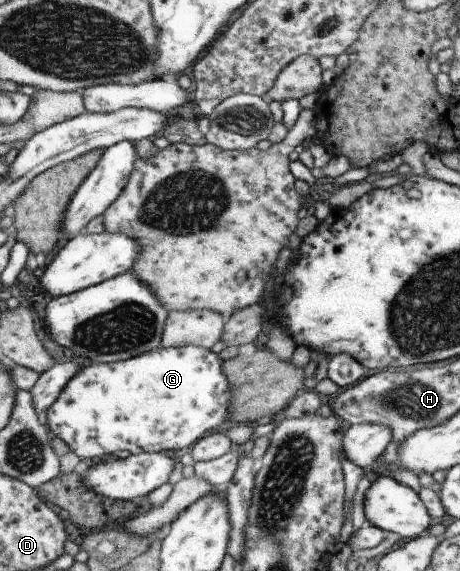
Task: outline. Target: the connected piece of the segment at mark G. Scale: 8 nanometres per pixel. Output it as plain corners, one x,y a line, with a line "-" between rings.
185,346
184,348
163,348
157,349
127,358
126,360
119,360
109,363
83,363
83,367
70,377
70,380
61,388
57,399
46,410
47,418
45,425
51,436
61,439
65,445
70,449
71,453
78,456
80,460
89,461
93,456
99,460
106,458
115,453
115,451
129,451
130,454
138,454
139,452
164,452
173,453
181,447
191,445
193,441
197,441
201,436
205,435
209,429
217,427
220,423
228,420
228,401
232,398
231,392
228,391
228,383
225,379
225,372
220,370
222,362
219,360
217,354
210,353
208,349
199,346

